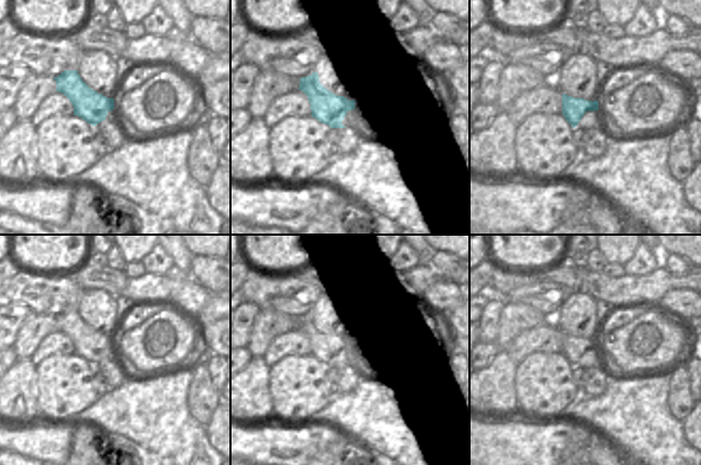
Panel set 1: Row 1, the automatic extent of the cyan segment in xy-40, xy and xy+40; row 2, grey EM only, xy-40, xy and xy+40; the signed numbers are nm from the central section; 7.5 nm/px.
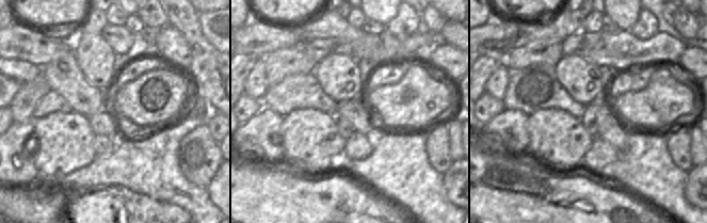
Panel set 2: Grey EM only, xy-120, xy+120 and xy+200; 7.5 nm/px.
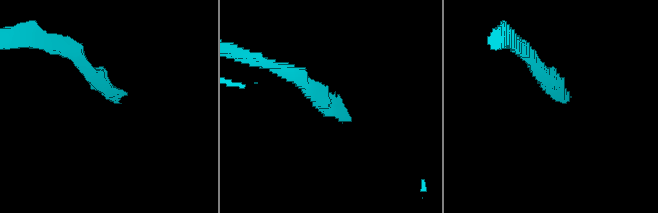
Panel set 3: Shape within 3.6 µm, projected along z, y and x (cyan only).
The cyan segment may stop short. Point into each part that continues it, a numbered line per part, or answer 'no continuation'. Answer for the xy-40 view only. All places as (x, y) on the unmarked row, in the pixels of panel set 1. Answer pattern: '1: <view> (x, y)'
1: xy-40 (111, 355)

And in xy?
1: xy (352, 356)

